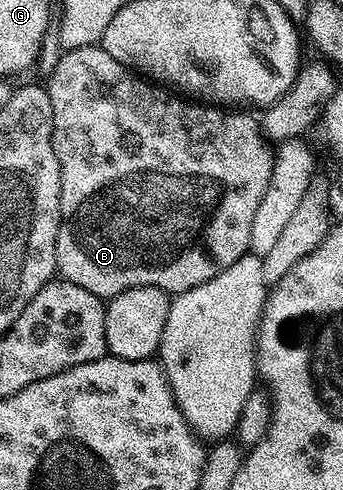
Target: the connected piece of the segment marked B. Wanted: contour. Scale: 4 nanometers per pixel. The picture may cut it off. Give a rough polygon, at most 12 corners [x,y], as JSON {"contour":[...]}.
{"contour":[[100,45],[46,80],[56,269],[175,297],[249,254],[257,116]]}

